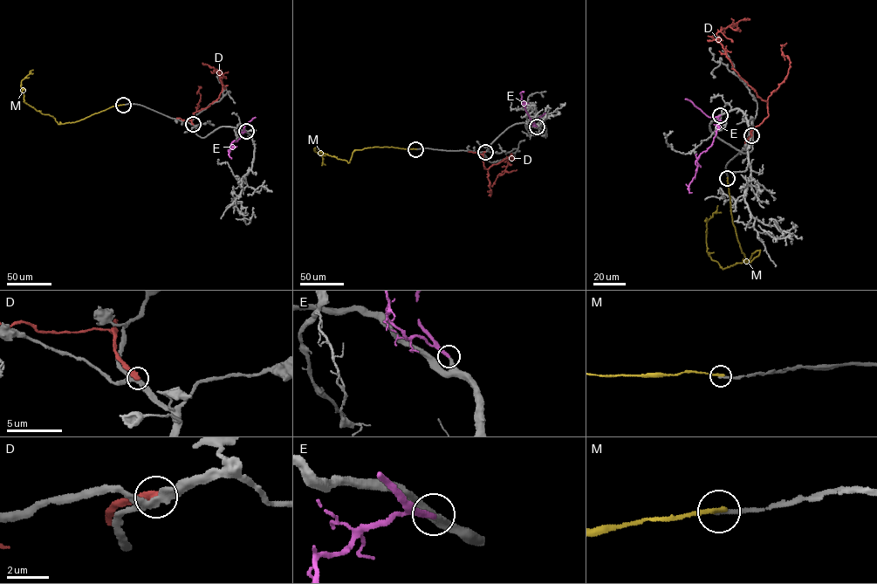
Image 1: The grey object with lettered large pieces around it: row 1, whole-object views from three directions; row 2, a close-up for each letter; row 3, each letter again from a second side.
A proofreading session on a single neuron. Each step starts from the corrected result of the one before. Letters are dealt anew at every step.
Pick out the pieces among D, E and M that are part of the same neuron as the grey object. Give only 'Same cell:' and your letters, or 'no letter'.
Same cell: E

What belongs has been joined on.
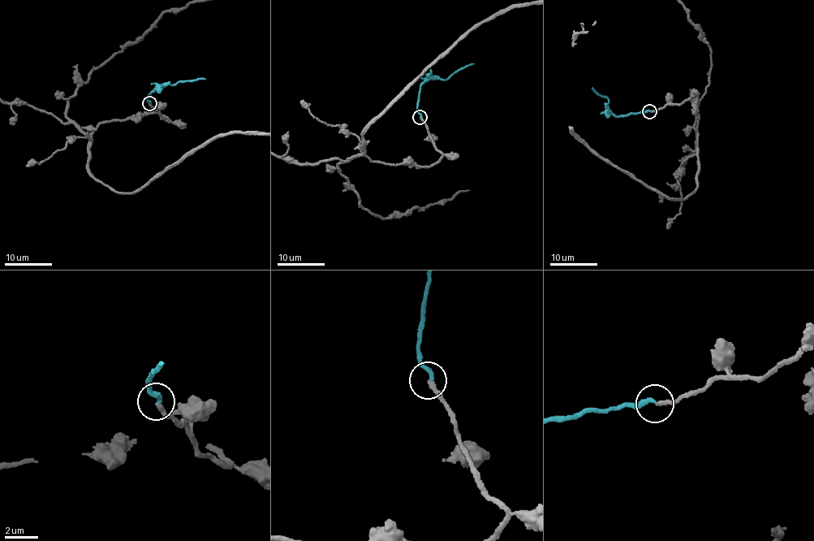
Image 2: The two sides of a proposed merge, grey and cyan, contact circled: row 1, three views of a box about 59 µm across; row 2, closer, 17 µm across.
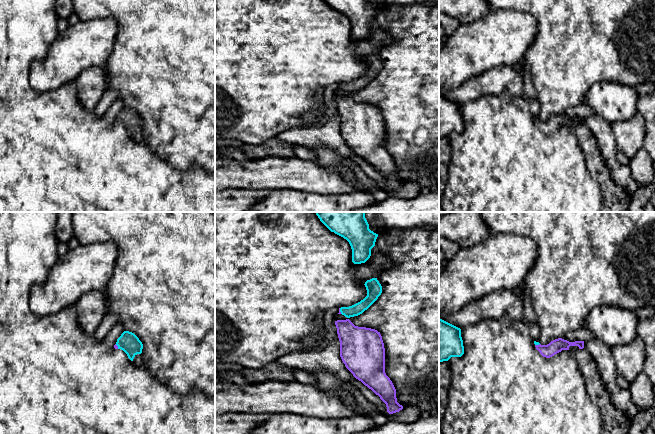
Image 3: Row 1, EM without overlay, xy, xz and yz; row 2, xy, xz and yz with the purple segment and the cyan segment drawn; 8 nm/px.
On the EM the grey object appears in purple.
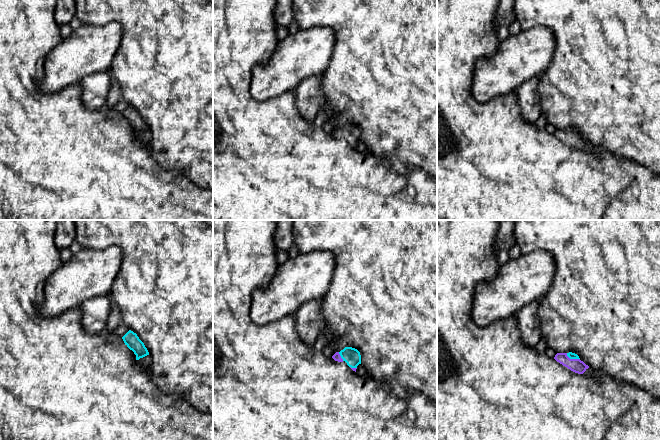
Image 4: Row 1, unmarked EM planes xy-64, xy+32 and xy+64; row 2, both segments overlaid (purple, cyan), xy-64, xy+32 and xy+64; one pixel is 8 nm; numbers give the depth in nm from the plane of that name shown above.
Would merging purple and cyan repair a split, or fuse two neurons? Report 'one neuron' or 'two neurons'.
one neuron

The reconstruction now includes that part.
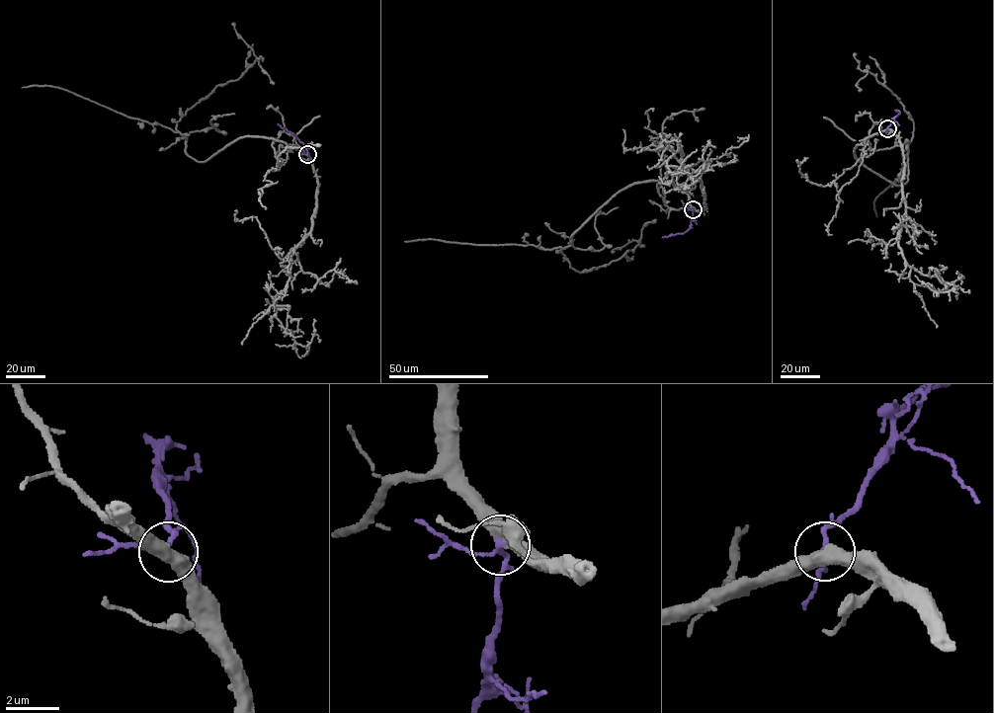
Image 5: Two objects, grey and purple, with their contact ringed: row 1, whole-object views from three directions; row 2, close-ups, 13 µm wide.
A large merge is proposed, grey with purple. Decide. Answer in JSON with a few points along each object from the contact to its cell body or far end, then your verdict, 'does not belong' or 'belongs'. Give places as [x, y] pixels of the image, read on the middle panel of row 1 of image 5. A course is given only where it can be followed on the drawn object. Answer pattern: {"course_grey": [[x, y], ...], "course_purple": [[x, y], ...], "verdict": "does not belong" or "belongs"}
{"course_grey": [[693, 208], [670, 182], [628, 185], [561, 249], [580, 272], [618, 260], [638, 242], [613, 253]], "course_purple": [[693, 209], [689, 229], [662, 237]], "verdict": "belongs"}

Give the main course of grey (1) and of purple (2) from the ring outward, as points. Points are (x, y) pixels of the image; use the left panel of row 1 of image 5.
1: (307, 154), (247, 136), (203, 162), (186, 152), (176, 129), (182, 116), (258, 60), (233, 24)
2: (307, 154), (306, 146), (278, 123)

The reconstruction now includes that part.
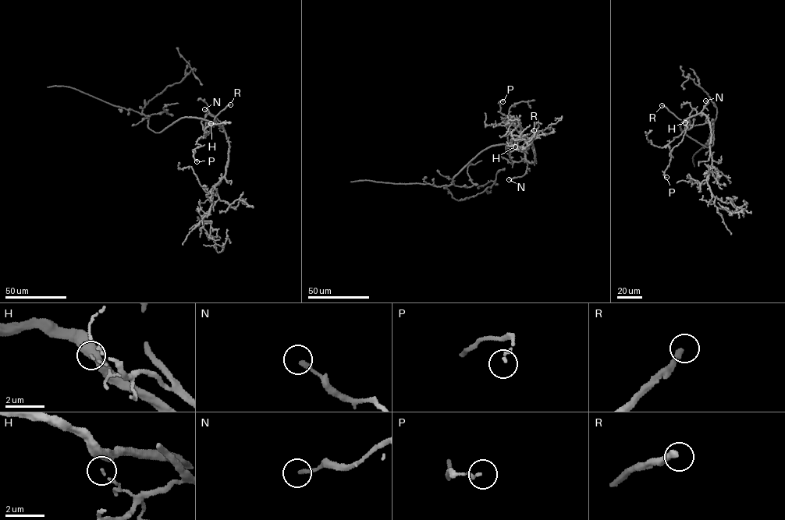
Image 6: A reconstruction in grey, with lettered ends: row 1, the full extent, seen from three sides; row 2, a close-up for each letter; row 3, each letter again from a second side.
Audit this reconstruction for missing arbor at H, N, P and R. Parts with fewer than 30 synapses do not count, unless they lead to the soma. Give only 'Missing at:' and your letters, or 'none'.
Missing at: none

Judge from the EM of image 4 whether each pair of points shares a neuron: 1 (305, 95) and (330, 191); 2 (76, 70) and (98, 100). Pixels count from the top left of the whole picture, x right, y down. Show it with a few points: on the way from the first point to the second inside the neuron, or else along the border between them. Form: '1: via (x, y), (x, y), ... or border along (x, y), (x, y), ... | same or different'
1: border along (296, 103), (299, 113), (307, 120), (312, 121) | different
2: border along (106, 72), (89, 73), (78, 82) | different

